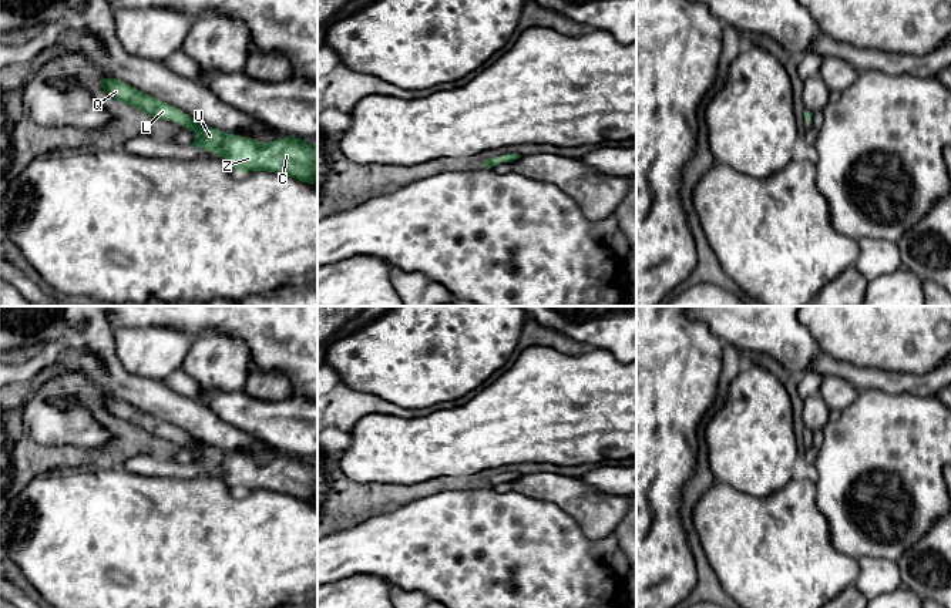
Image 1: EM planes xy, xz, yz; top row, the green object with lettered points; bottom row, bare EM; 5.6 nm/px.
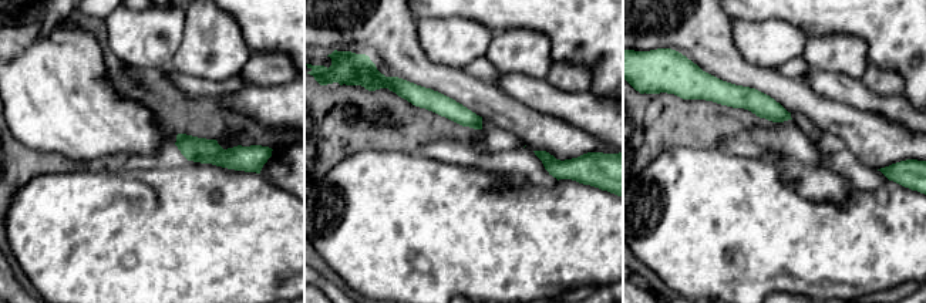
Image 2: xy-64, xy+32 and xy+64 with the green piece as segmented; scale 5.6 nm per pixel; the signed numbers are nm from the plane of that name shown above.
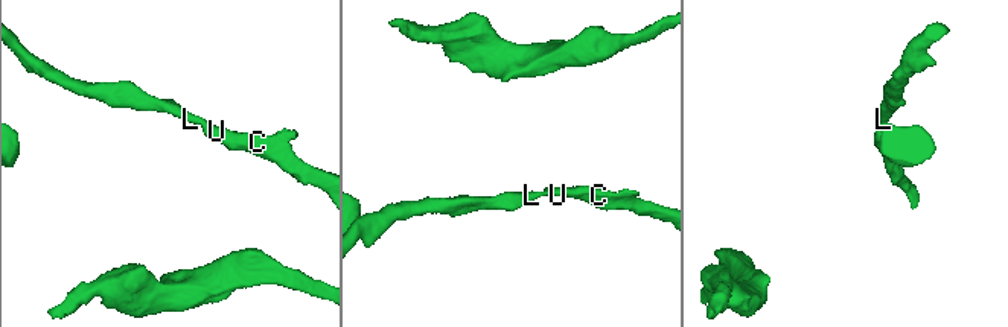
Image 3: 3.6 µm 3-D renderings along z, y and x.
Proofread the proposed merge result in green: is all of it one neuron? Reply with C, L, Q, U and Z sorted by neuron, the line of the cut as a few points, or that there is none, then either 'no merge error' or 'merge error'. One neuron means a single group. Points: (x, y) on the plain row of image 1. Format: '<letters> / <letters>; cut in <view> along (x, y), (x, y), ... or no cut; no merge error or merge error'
C L Q U Z; no cut; no merge error

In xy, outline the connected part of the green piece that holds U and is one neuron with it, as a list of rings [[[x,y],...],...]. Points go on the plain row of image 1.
[[[101,394],[101,407],[117,420],[158,439],[168,439],[194,450],[196,454],[191,466],[215,471],[239,491],[268,490],[288,494],[310,504],[317,498],[317,461],[306,463],[296,456],[259,461],[208,446],[182,429],[162,421],[121,399]]]

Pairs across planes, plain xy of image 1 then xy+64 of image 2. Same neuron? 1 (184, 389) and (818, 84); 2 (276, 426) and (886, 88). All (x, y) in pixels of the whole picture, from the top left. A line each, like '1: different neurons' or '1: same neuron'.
1: different neurons
2: different neurons

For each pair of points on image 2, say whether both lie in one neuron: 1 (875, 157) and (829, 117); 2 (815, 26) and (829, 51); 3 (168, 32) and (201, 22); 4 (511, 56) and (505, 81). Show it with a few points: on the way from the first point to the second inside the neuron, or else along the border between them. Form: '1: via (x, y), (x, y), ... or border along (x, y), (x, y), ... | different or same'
1: via (864, 145), (841, 123) | same
2: border along (855, 34), (810, 37) | different
3: border along (185, 14), (182, 41), (171, 59) | different
4: border along (499, 71), (522, 73), (539, 78) | different

